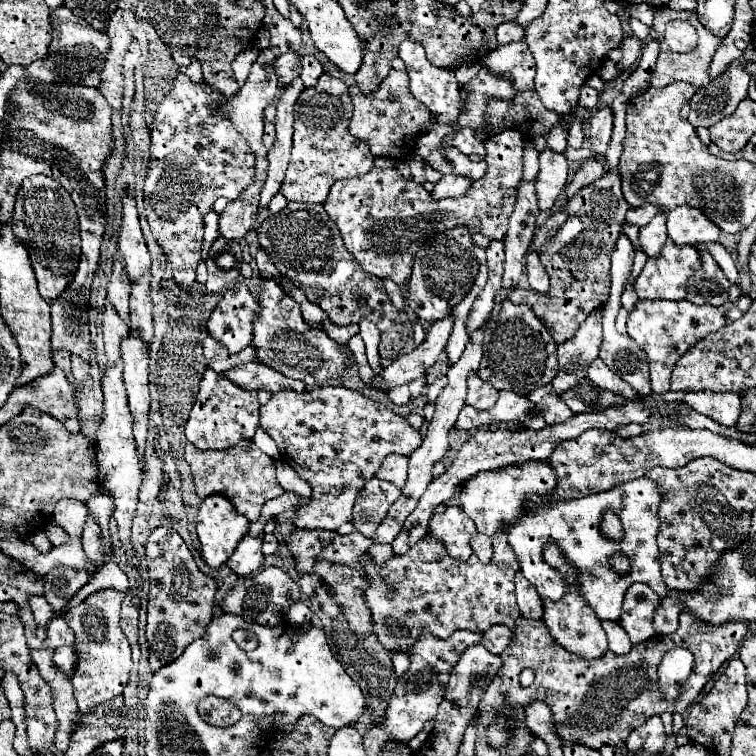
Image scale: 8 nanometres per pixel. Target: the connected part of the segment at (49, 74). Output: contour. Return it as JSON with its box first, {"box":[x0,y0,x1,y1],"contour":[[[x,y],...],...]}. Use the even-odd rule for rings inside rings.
{"box":[26,4,108,88],"contour":[[[64,4],[58,10],[50,12],[50,26],[52,26],[52,42],[46,58],[32,62],[26,68],[26,72],[40,82],[68,82],[94,88],[100,86],[100,70],[102,60],[108,52],[108,36],[100,30],[94,30],[86,20],[74,16],[72,10],[68,10]]]}

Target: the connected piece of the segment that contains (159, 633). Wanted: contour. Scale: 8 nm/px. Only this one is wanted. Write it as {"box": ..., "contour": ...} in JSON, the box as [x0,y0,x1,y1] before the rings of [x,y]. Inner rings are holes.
{"box":[146,526,216,672],"contour":[[[160,526],[148,536],[146,564],[150,578],[146,638],[150,644],[150,668],[152,672],[156,672],[158,668],[176,660],[184,652],[184,648],[206,630],[212,620],[216,582],[196,568],[188,546],[170,526]]]}

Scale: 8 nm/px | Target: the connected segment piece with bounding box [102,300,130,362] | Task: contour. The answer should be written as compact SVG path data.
M106 300L104 304L104 318L102 318L102 330L104 330L104 346L106 346L106 356L110 362L114 362L114 358L120 358L120 340L122 334L126 334L128 324L118 316L118 312L114 310L112 302Z

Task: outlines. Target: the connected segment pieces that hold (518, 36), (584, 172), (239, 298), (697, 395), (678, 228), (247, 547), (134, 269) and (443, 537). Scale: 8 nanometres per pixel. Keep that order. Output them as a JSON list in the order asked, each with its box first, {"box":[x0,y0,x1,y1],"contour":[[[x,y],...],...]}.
[{"box":[498,22,524,44],"contour":[[[510,22],[510,24],[502,24],[498,26],[498,44],[510,44],[510,42],[518,42],[524,38],[524,28]]]},{"box":[566,158,606,198],"contour":[[[594,158],[584,160],[584,162],[582,162],[582,166],[578,168],[578,172],[574,174],[572,184],[570,184],[570,186],[568,186],[568,190],[566,190],[568,198],[570,198],[570,196],[574,196],[580,188],[588,186],[590,182],[594,182],[594,180],[602,178],[602,176],[604,176],[604,172],[606,172],[606,170],[604,170],[604,166],[602,166],[600,162],[596,162]]]},{"box":[206,282,258,352],"contour":[[[236,282],[226,288],[222,300],[212,310],[206,330],[230,352],[240,352],[250,344],[254,314],[258,314],[254,294],[244,284]]]},{"box":[682,392,740,426],"contour":[[[688,392],[682,402],[704,416],[710,416],[714,422],[726,426],[734,426],[740,416],[740,394]]]},{"box":[666,206,720,244],"contour":[[[682,206],[666,214],[668,218],[668,238],[676,244],[700,244],[716,242],[720,236],[718,226],[710,222],[698,208]]]},{"box":[226,536,264,578],"contour":[[[250,536],[242,538],[242,542],[234,550],[234,554],[228,558],[226,566],[242,578],[256,574],[264,564],[264,554],[262,554],[260,546],[262,546],[262,540],[258,540],[258,538],[250,538]]]},{"box":[118,196,150,278],"contour":[[[132,196],[122,198],[122,226],[118,232],[118,248],[124,254],[128,276],[140,278],[144,270],[150,266],[150,252],[146,248],[146,242],[138,224],[136,202]]]},{"box":[428,506,476,560],"contour":[[[448,506],[444,514],[430,518],[428,534],[440,540],[454,560],[468,560],[472,554],[470,534],[476,534],[476,526],[460,506]]]}]

